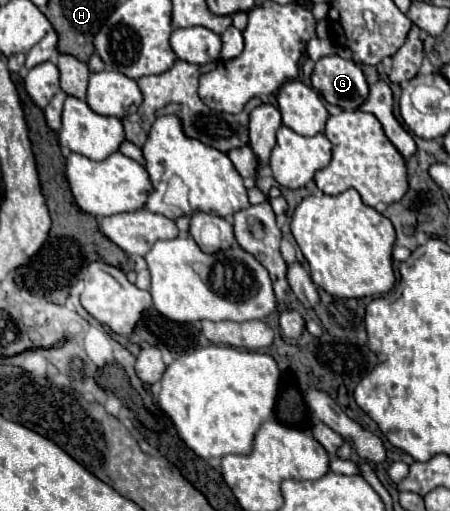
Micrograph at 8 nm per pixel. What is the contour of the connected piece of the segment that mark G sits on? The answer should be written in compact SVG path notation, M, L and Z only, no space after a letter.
M340 55L322 57L312 71L312 85L332 105L356 109L368 95L368 83L362 69Z

